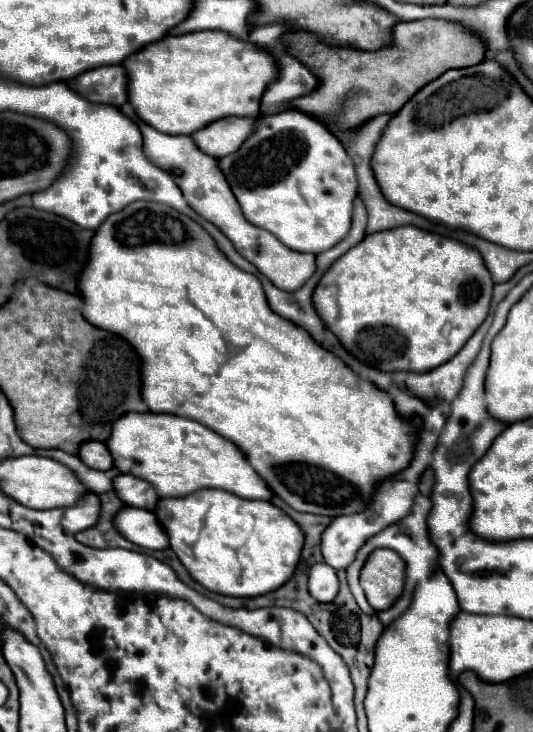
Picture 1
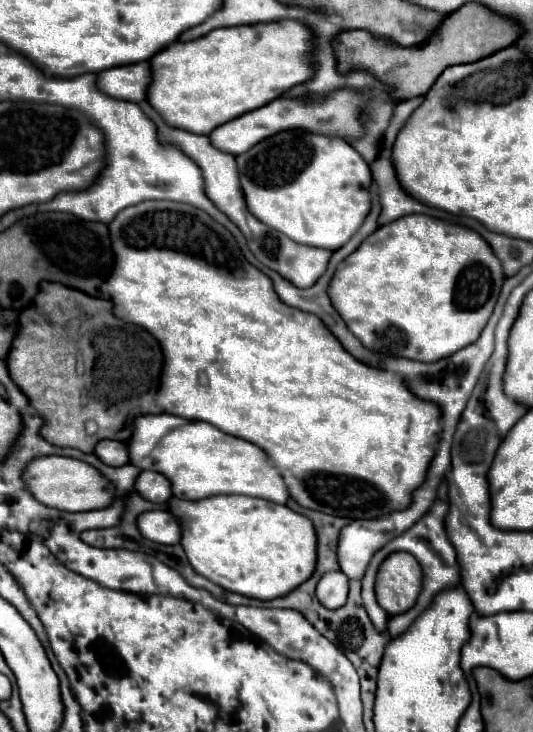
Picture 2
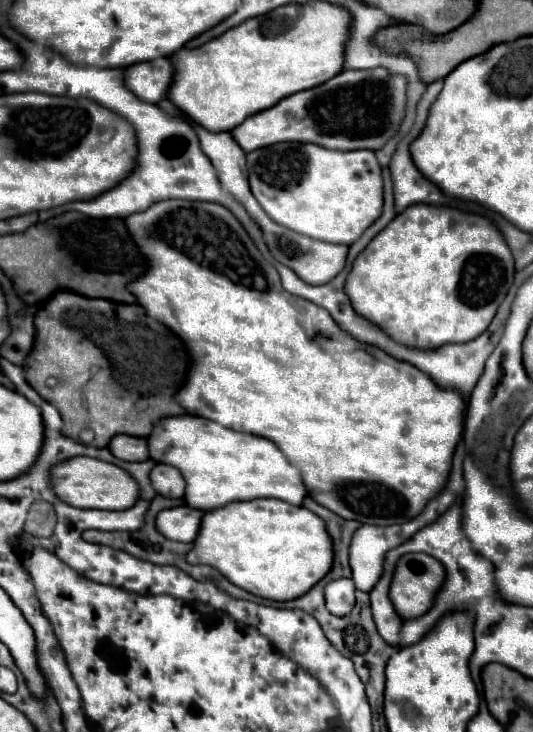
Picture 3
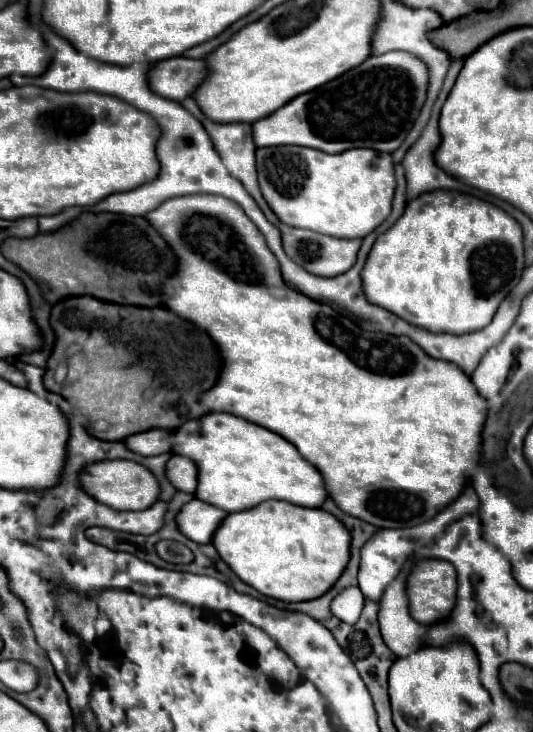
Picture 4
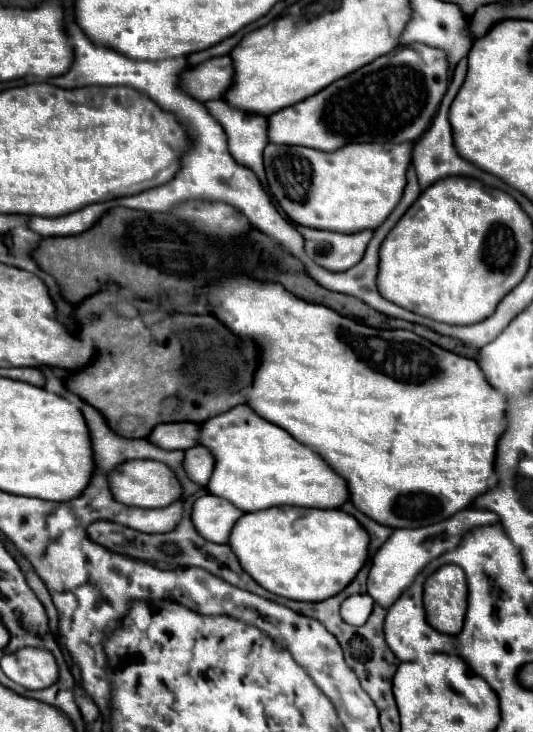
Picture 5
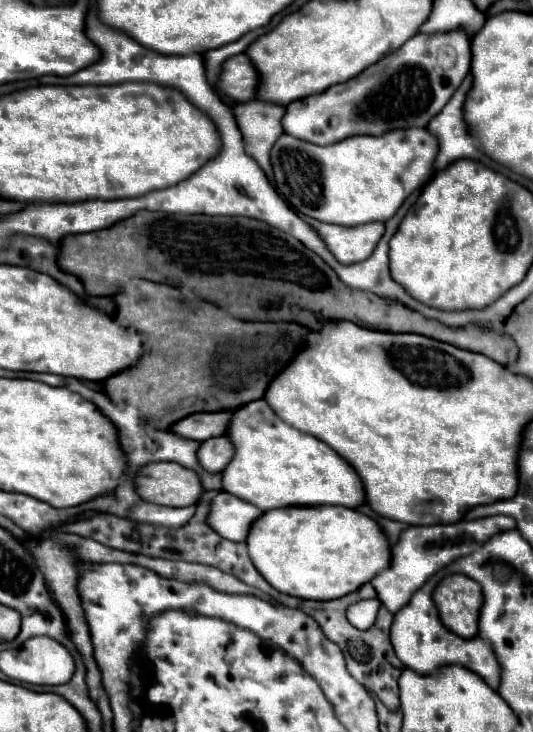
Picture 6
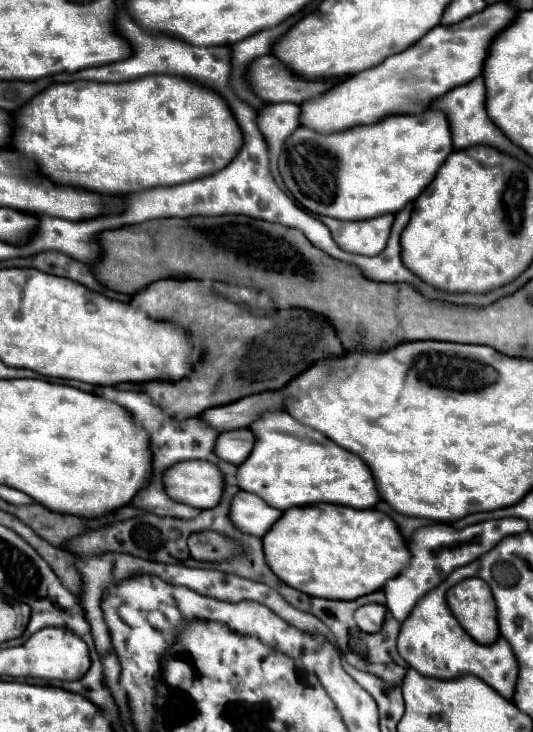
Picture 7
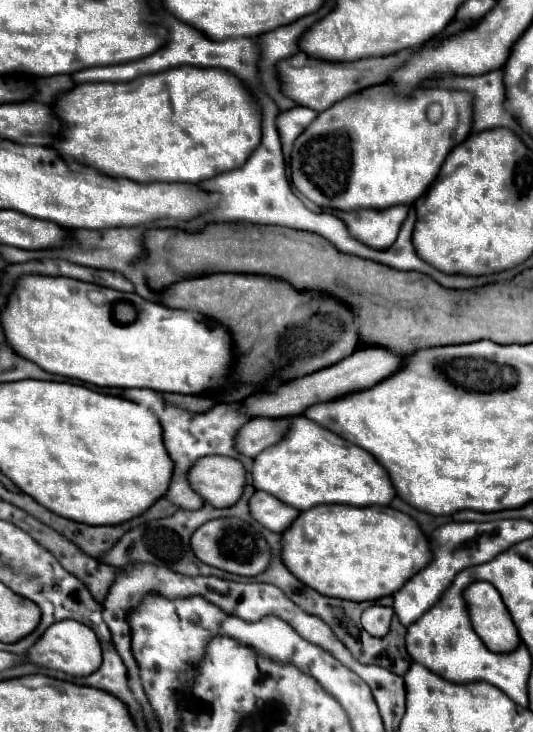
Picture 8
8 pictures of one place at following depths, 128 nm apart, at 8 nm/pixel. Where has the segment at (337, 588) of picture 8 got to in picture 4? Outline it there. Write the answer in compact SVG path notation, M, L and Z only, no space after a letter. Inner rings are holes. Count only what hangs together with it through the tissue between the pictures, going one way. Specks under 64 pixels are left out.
M268 500L258 504L256 508L234 512L216 530L216 538L212 544L218 554L226 560L226 564L234 570L234 574L246 584L254 586L258 592L278 600L314 600L326 594L336 580L342 576L350 562L350 530L330 512L320 508L300 508L282 500Z

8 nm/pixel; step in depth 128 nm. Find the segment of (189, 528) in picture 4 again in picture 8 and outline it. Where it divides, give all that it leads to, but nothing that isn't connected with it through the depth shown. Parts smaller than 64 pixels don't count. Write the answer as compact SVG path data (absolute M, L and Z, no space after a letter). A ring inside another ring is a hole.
M256 492L250 498L250 512L252 516L264 524L268 530L272 532L284 532L290 528L290 524L298 518L300 510L280 502L278 498L274 498L268 492Z

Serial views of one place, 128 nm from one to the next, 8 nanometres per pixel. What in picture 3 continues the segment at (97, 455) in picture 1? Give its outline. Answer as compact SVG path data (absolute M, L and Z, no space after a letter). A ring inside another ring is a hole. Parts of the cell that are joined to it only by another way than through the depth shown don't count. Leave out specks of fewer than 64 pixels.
M114 436L110 440L110 446L114 456L118 456L120 460L128 460L128 462L142 462L148 460L148 438L138 438L138 436Z

